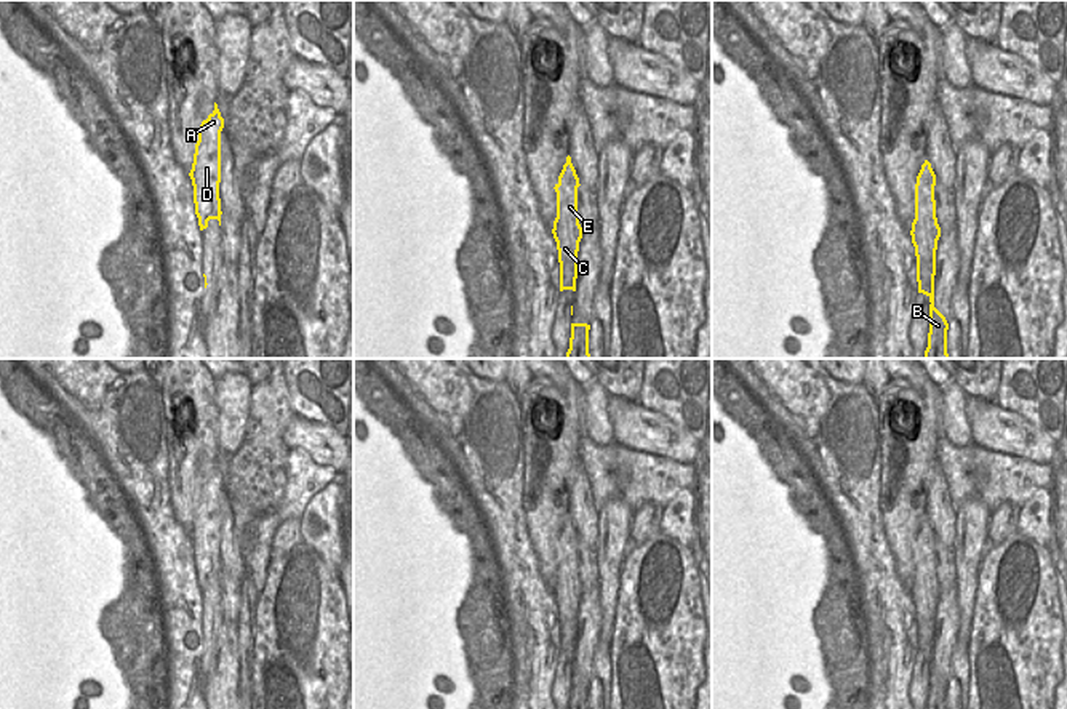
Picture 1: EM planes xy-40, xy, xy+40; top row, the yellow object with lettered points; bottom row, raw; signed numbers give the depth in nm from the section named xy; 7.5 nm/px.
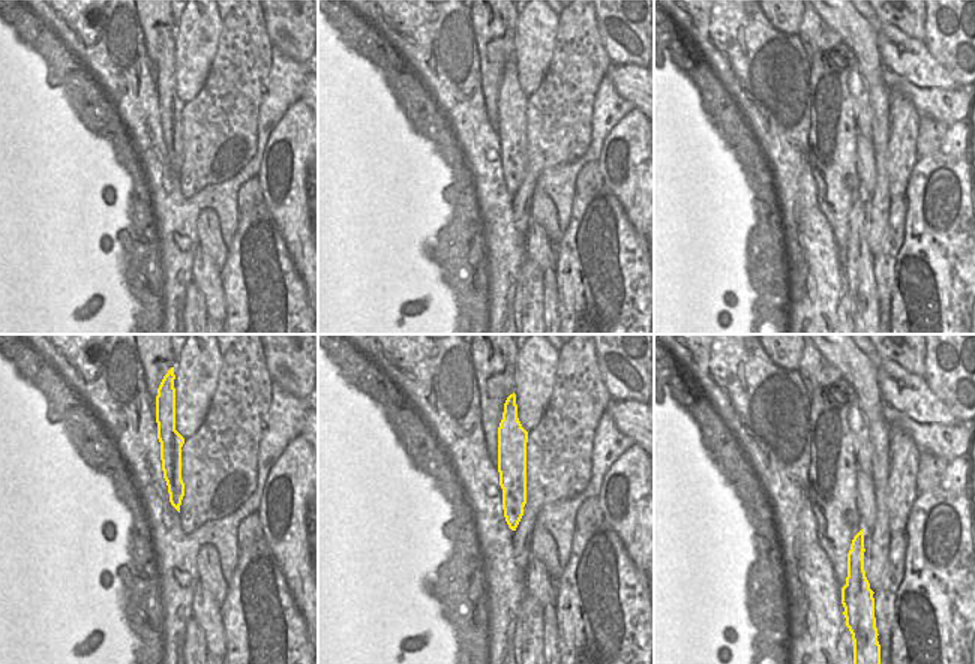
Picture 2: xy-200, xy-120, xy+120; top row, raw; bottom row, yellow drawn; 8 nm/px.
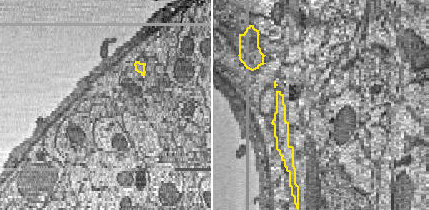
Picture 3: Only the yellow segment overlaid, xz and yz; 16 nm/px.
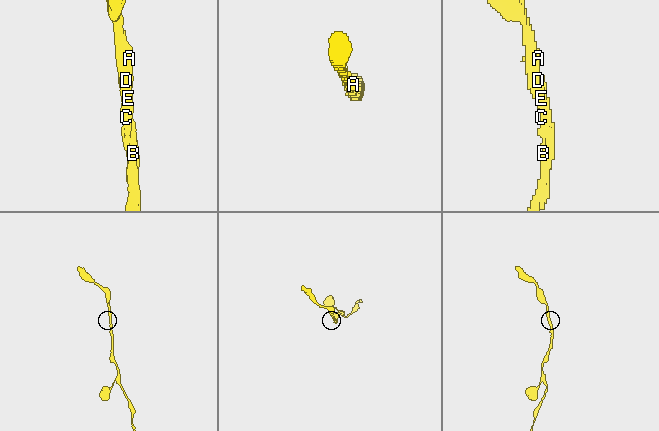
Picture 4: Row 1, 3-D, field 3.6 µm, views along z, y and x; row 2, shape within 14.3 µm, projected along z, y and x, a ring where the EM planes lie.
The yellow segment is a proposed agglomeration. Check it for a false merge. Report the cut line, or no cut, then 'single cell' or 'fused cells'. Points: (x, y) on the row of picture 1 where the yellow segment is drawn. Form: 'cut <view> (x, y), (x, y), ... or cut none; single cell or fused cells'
cut none; single cell

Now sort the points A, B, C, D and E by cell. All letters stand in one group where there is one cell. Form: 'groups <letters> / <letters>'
groups A B C D E

